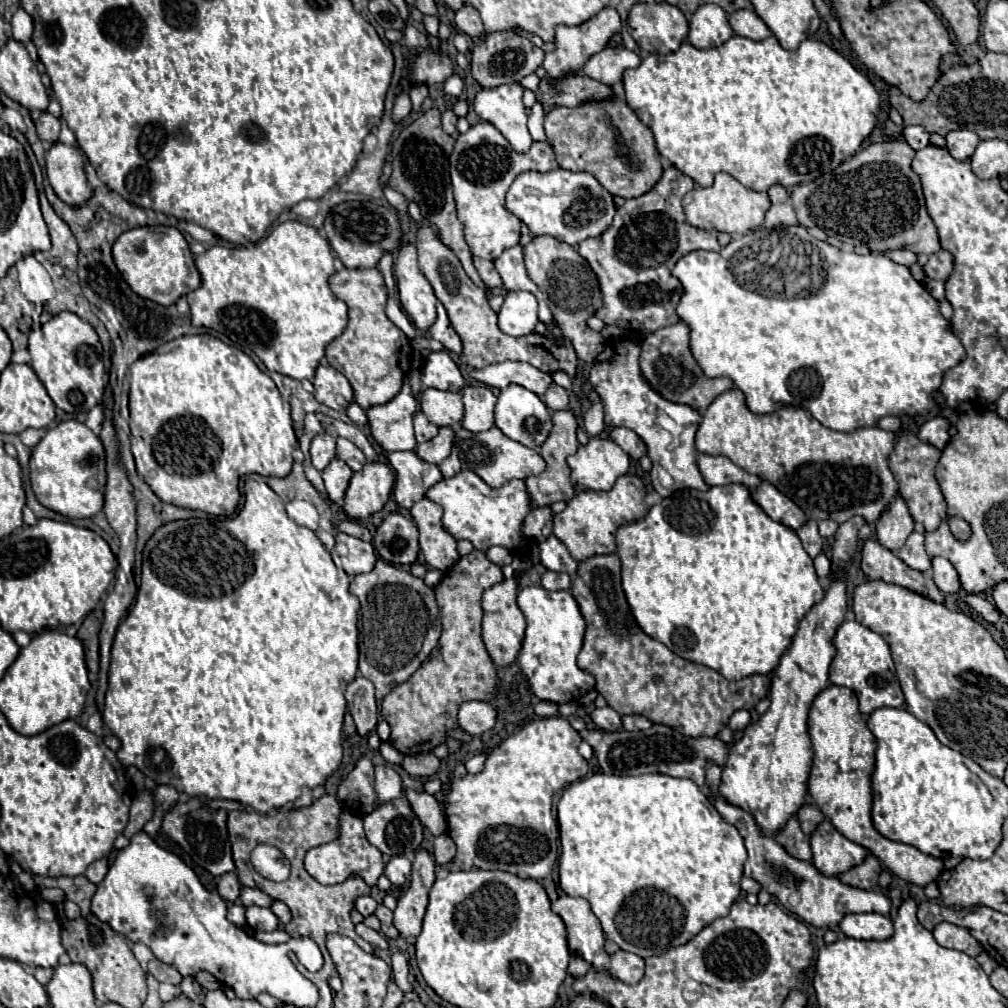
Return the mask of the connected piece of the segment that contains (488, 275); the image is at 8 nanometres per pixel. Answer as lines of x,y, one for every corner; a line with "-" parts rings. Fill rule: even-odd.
476,256
476,258
474,258
474,266
476,266
476,270
480,272
480,278
484,280
486,288
498,288
498,286
502,286
502,278
500,278
494,262
482,260
482,258

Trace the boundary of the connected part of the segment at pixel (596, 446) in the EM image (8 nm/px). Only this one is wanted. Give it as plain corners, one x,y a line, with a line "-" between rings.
594,436
586,446
580,446
578,452
570,456
568,466
572,468
572,484
576,490
610,490
616,478
628,472
630,458
614,440

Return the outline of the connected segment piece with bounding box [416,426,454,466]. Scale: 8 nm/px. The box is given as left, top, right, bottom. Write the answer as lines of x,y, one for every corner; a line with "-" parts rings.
444,426
444,428
440,428
440,432
432,440
428,440
424,444
418,444
416,446
416,454
424,462
430,462
430,464
438,464
440,466
442,460
446,456
450,456
452,440
454,440
454,430
448,428
448,426

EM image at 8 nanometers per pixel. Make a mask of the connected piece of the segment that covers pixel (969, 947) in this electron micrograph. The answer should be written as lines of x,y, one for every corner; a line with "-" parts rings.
940,922
934,930
932,930
936,942
944,948
952,948
952,950
960,950
966,952
968,956
976,958
978,954
984,952
984,948
980,946
980,942
970,934
968,928
950,924
950,922

